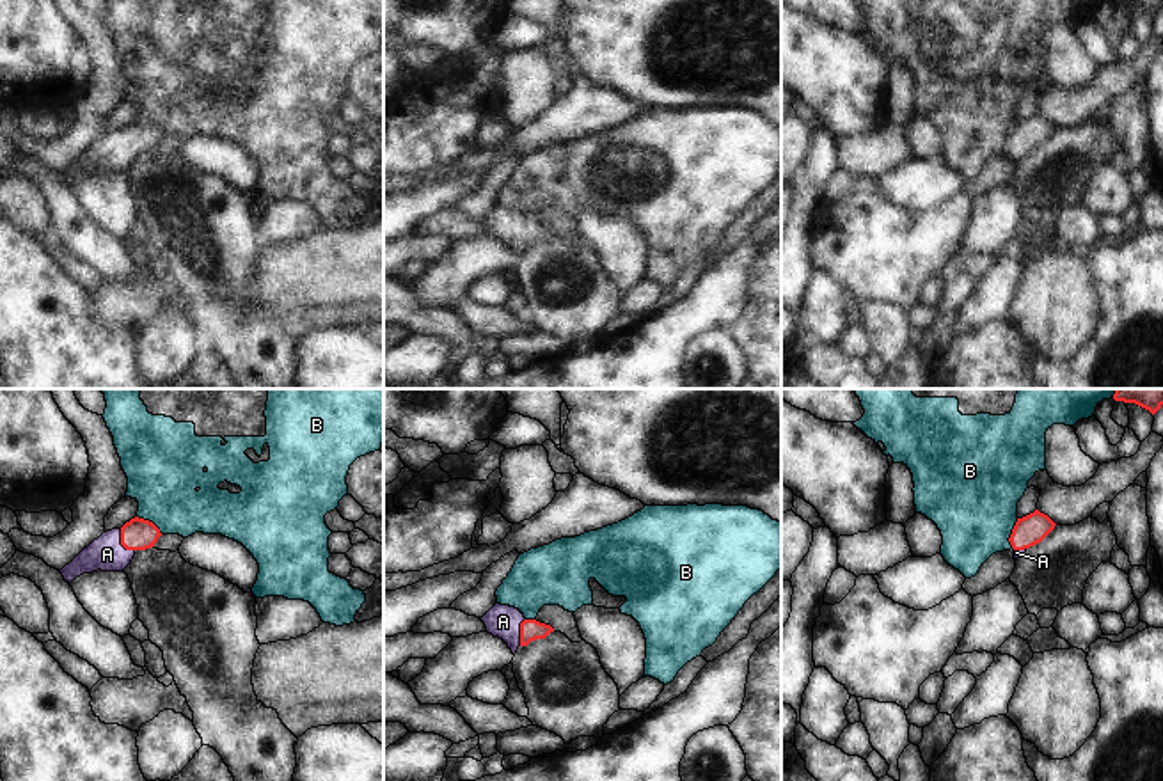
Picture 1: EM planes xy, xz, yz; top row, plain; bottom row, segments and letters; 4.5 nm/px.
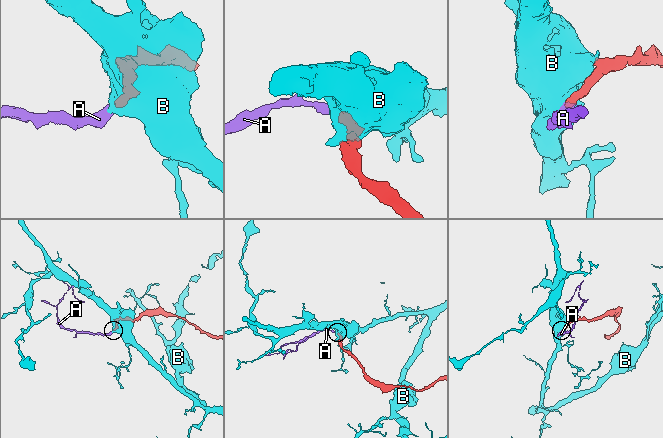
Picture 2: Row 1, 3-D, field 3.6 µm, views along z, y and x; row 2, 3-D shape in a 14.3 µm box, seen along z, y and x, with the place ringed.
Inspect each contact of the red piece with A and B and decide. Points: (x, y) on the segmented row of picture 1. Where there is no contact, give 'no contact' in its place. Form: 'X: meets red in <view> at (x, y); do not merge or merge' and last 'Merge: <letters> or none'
A: meets red in xy at (121, 544); merge
B: meets red in yz at (1012, 533); do not merge
Merge: A

